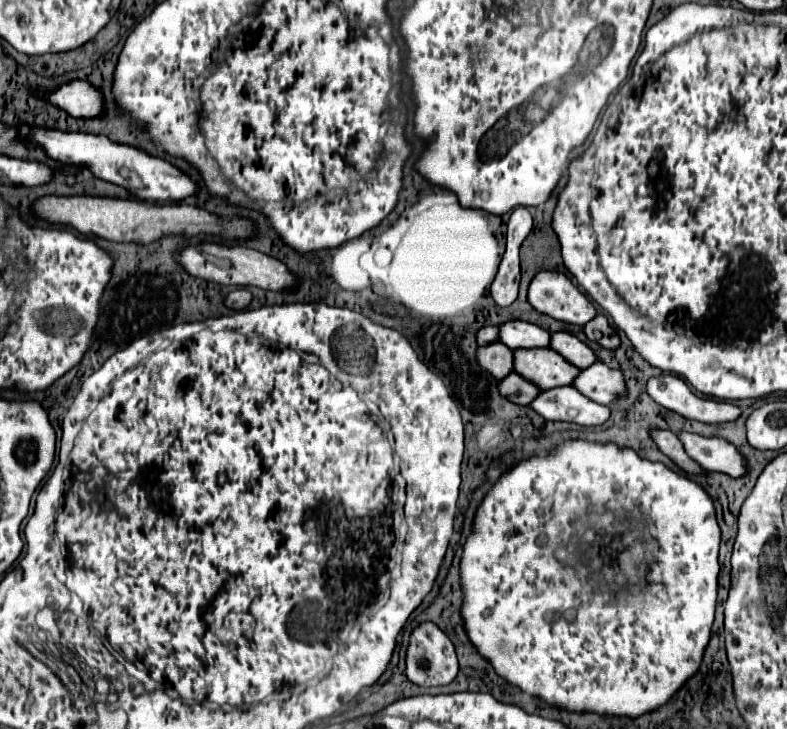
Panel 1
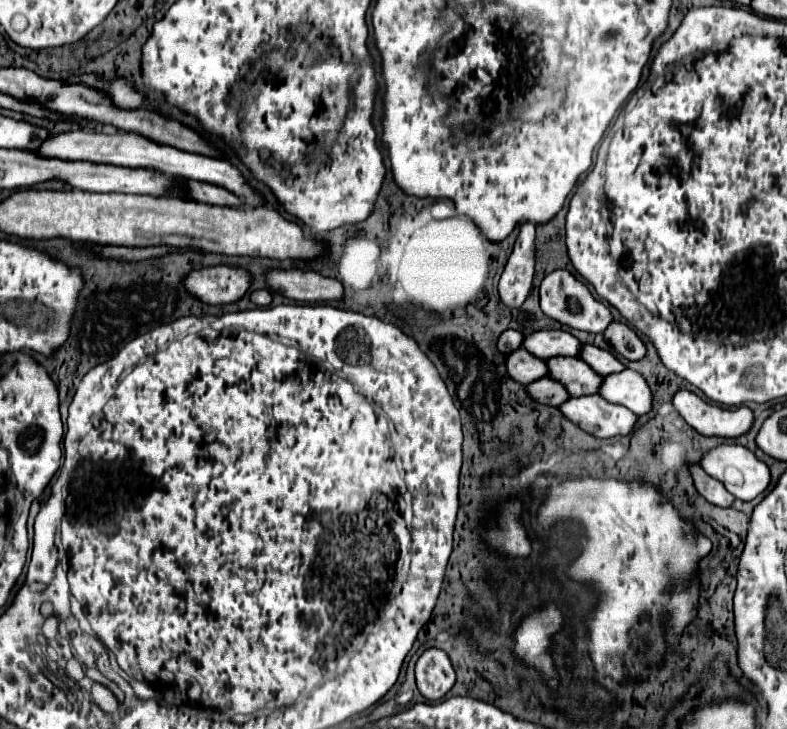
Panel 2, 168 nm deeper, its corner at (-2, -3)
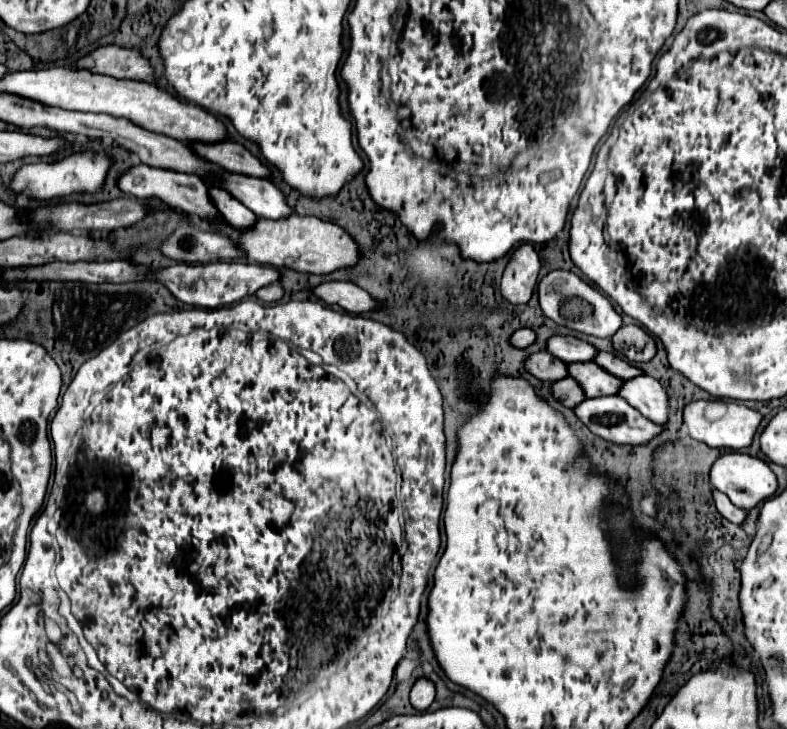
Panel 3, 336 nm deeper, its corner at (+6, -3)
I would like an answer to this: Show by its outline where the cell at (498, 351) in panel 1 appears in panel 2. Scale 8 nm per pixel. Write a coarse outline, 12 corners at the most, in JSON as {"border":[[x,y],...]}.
{"border":[[523,347],[507,357],[507,371],[525,385],[549,375],[547,361]]}

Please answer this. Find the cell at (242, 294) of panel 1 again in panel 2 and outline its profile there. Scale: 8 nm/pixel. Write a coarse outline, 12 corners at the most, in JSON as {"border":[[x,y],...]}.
{"border":[[269,289],[251,293],[251,301],[259,307],[267,307],[273,301]]}

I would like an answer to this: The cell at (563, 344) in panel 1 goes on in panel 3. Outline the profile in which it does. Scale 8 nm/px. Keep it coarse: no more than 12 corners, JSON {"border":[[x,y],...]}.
{"border":[[599,351],[593,359],[605,371],[631,379],[641,369],[611,353]]}

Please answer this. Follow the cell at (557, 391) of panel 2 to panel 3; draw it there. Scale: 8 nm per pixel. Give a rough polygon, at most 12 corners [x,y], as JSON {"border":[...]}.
{"border":[[571,377],[553,381],[551,391],[565,407],[585,399],[583,389]]}

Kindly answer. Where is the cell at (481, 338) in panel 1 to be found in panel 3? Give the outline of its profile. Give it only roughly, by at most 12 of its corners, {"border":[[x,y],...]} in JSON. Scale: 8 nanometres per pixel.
{"border":[[519,329],[509,339],[513,347],[525,349],[535,341],[535,331]]}

